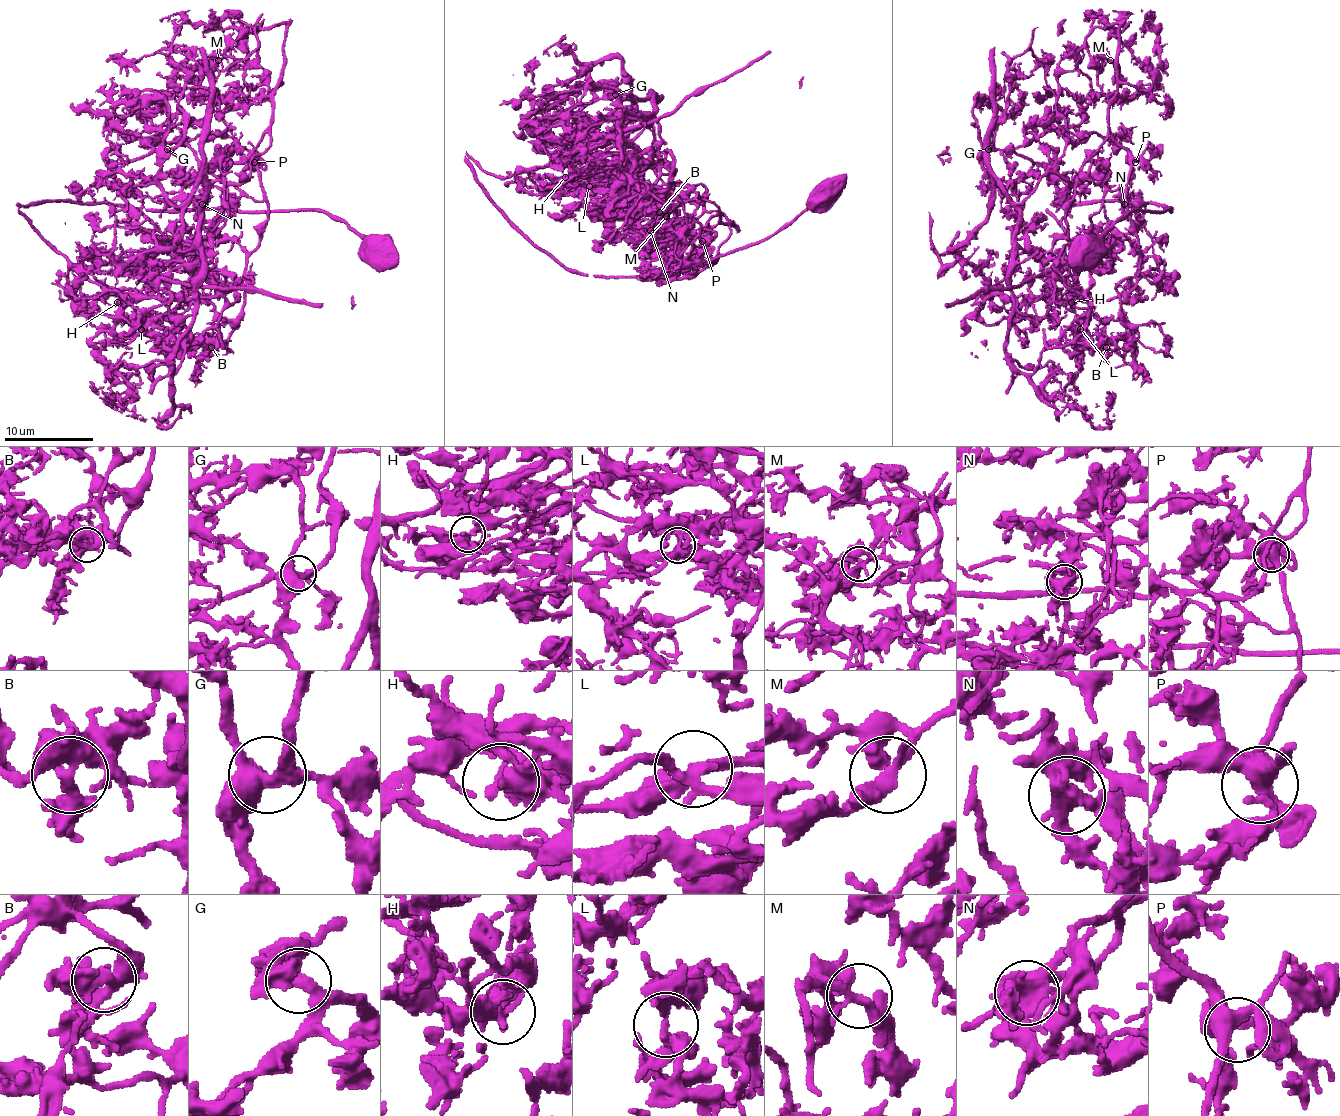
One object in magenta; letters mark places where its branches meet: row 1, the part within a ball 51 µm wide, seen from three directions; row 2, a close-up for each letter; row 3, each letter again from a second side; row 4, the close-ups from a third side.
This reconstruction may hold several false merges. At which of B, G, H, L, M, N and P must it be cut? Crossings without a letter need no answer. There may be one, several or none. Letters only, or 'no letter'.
H, L, N

